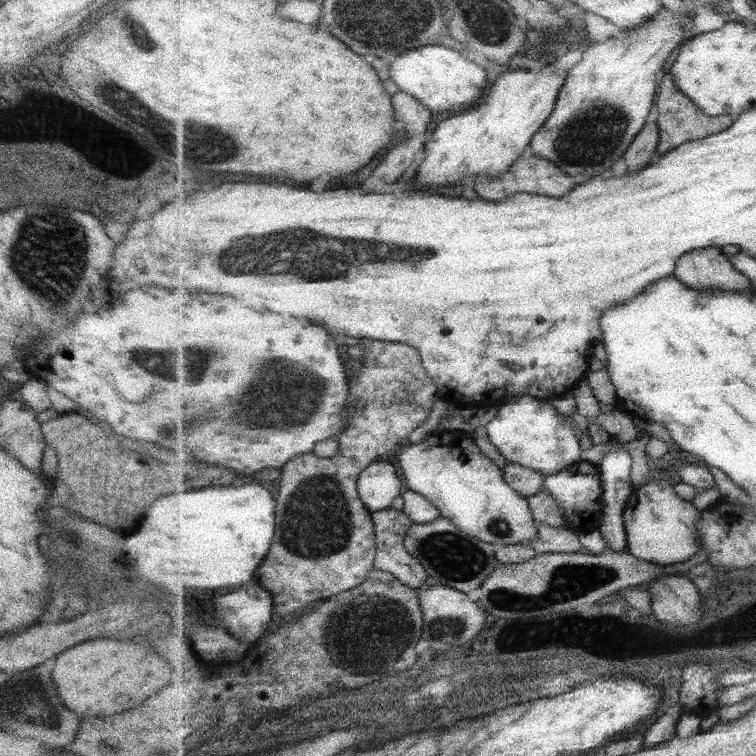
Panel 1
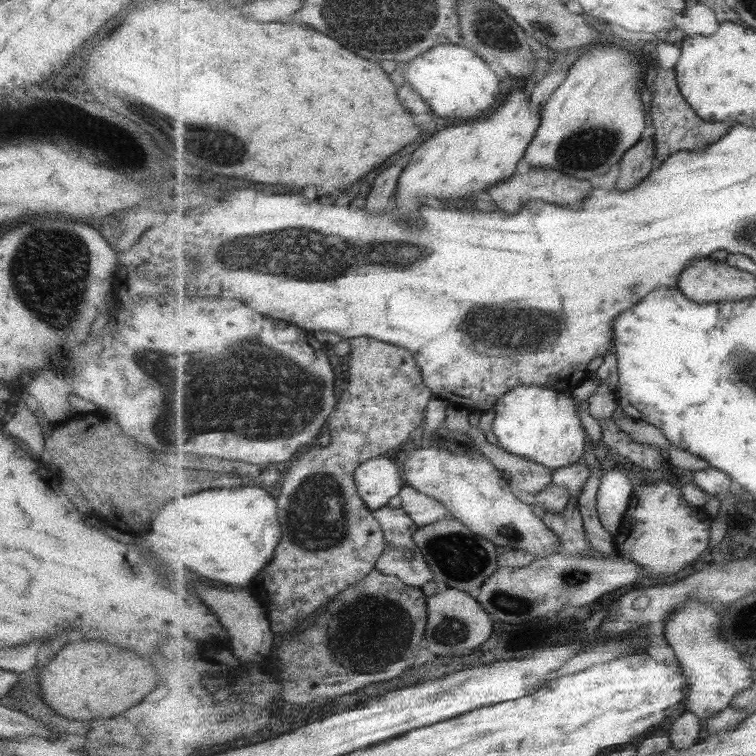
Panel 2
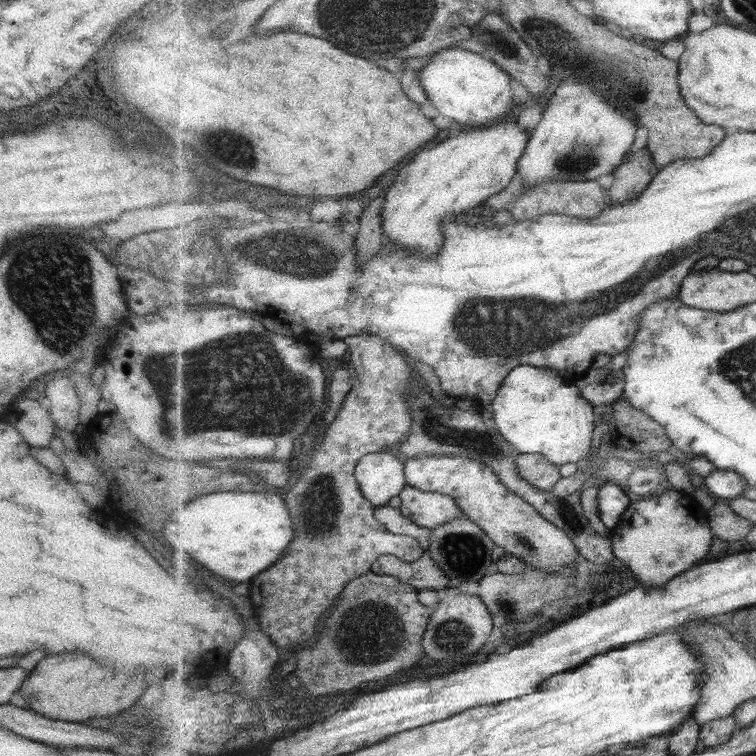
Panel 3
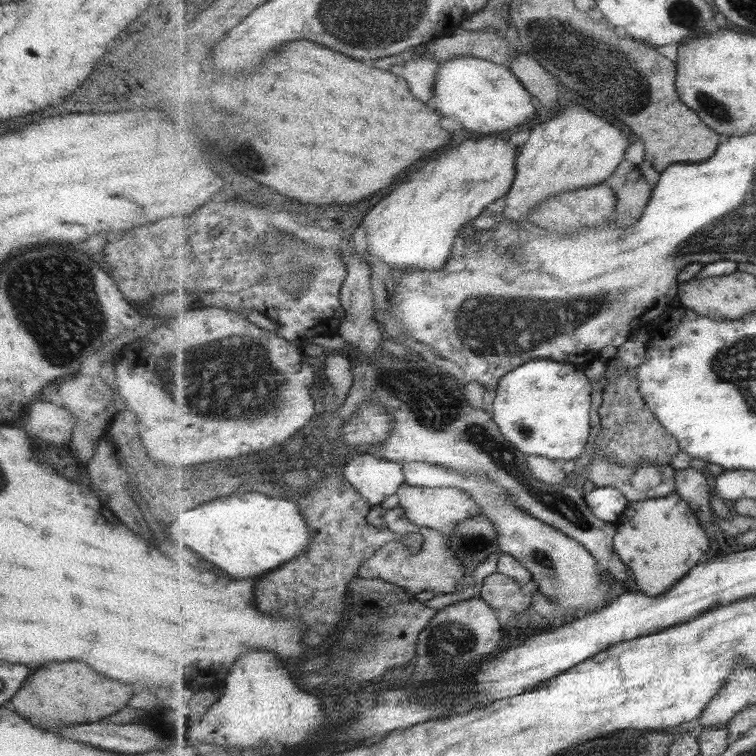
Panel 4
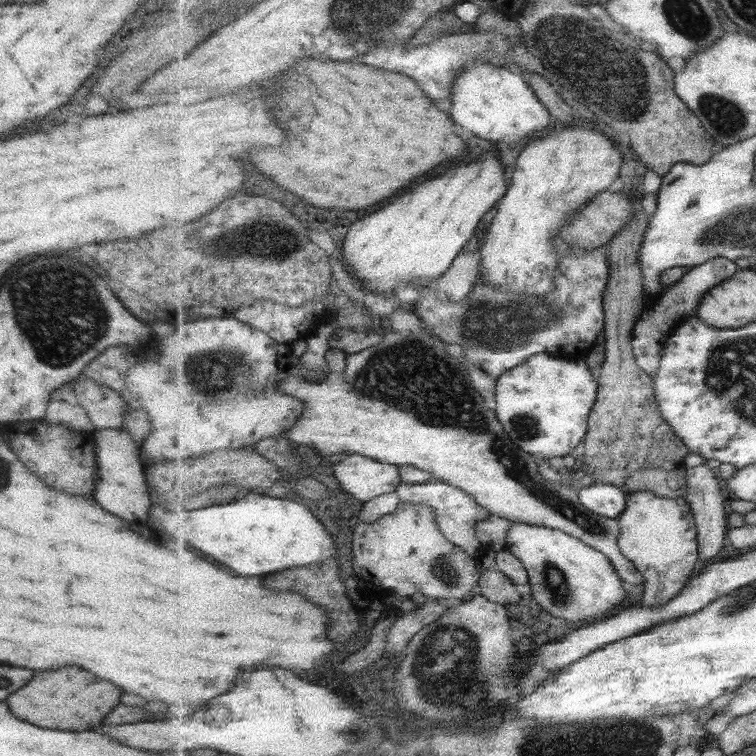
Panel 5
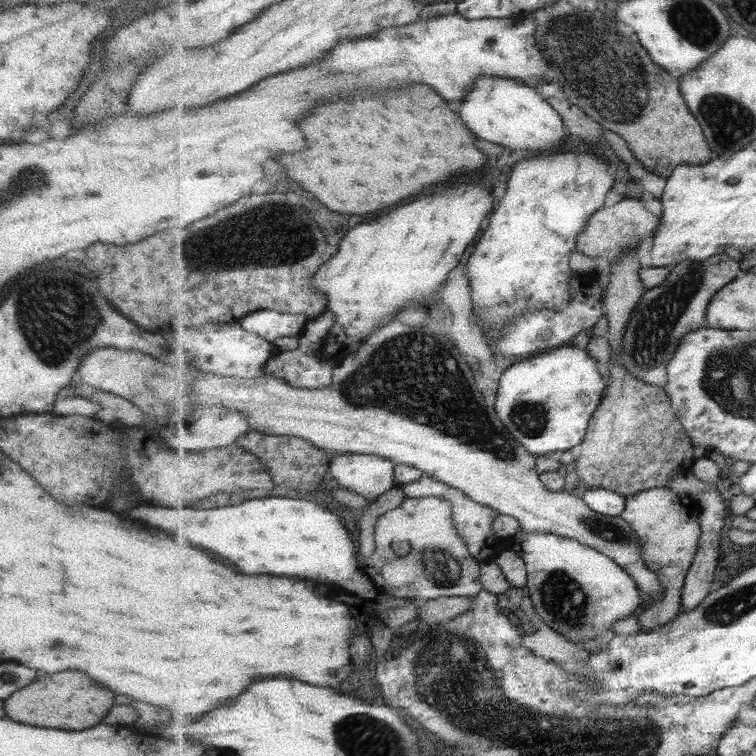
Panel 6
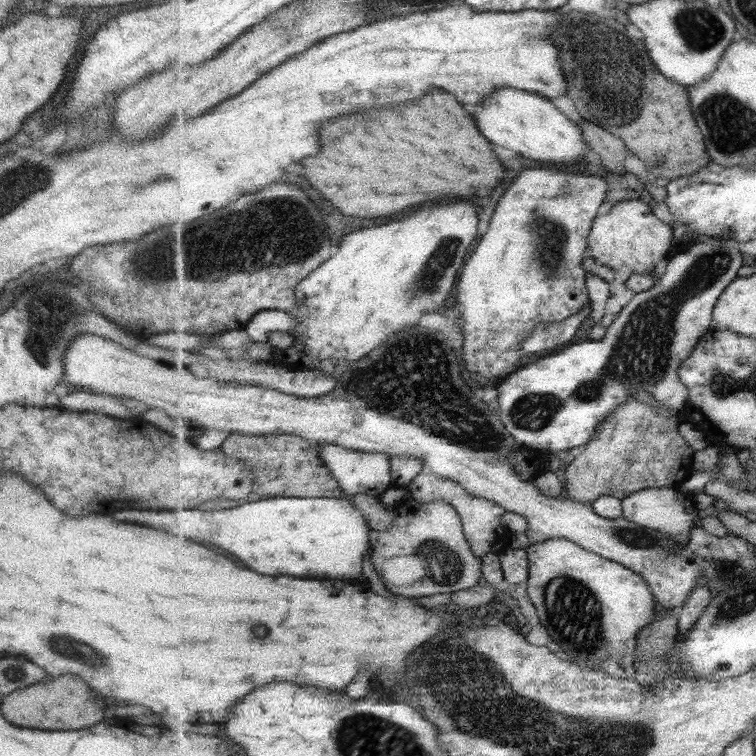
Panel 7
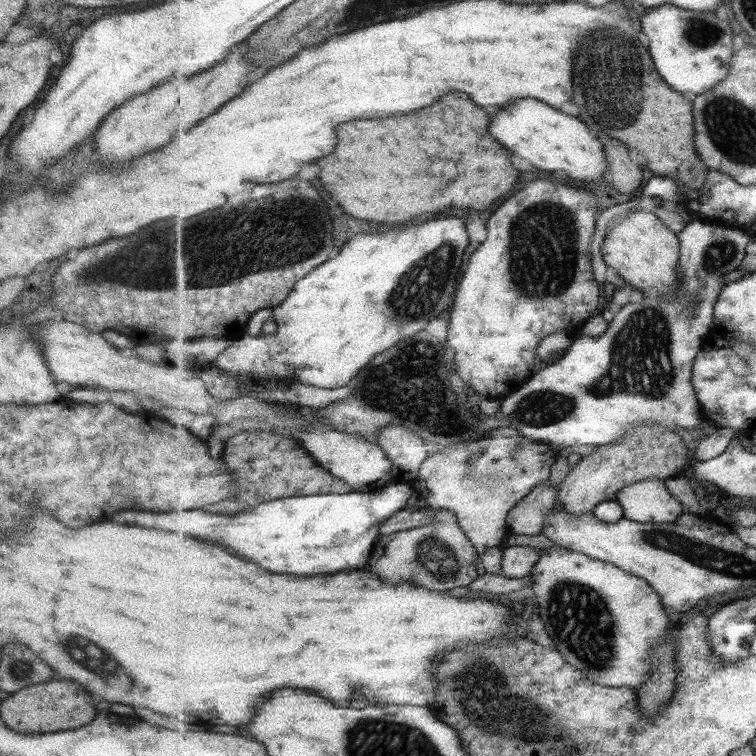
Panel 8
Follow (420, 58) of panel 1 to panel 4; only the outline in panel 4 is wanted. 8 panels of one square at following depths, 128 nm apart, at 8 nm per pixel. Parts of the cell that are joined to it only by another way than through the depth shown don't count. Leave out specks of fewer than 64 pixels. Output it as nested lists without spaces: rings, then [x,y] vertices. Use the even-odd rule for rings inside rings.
[[[469,55],[444,61],[441,66],[435,87],[437,108],[465,128],[483,135],[498,135],[513,130],[517,124],[531,124],[531,118],[537,118],[531,93],[511,68]]]

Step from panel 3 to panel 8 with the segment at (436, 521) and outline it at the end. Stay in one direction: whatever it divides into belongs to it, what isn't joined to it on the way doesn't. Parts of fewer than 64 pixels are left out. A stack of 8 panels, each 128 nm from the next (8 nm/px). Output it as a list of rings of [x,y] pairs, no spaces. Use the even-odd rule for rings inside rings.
[[[499,428],[489,438],[456,444],[429,455],[420,468],[420,476],[412,483],[417,493],[427,499],[433,509],[450,510],[458,518],[458,524],[467,533],[479,554],[495,547],[502,547],[504,538],[510,534],[508,516],[538,484],[550,480],[557,453],[549,444],[535,442],[520,435],[517,429]]]

